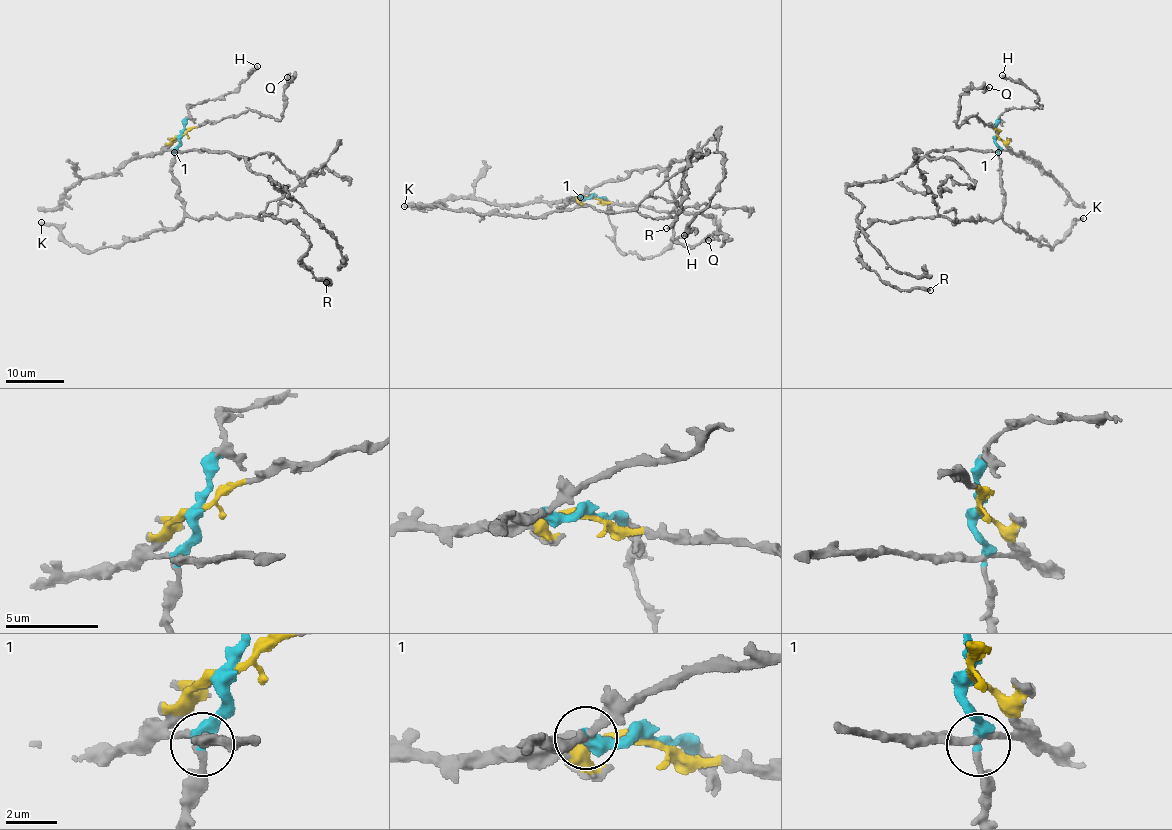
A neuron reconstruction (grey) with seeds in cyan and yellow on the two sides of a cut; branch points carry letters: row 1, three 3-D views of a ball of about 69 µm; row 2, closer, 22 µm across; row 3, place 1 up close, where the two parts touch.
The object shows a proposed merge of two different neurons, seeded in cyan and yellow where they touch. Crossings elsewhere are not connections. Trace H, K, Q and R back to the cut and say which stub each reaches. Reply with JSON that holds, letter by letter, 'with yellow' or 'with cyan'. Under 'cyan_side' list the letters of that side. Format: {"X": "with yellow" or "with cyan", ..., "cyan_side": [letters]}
{"H": "with cyan", "K": "with cyan", "Q": "with yellow", "R": "with cyan", "cyan_side": ["H", "K", "R"]}

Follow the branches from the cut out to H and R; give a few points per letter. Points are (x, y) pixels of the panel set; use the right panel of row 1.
H: (996, 136), (999, 117), (1010, 109), (1037, 107), (1040, 104), (1036, 104), (1038, 97), (1034, 92), (1001, 75)
R: (996, 136), (999, 216), (877, 221), (857, 235), (862, 259), (882, 281), (931, 290)

